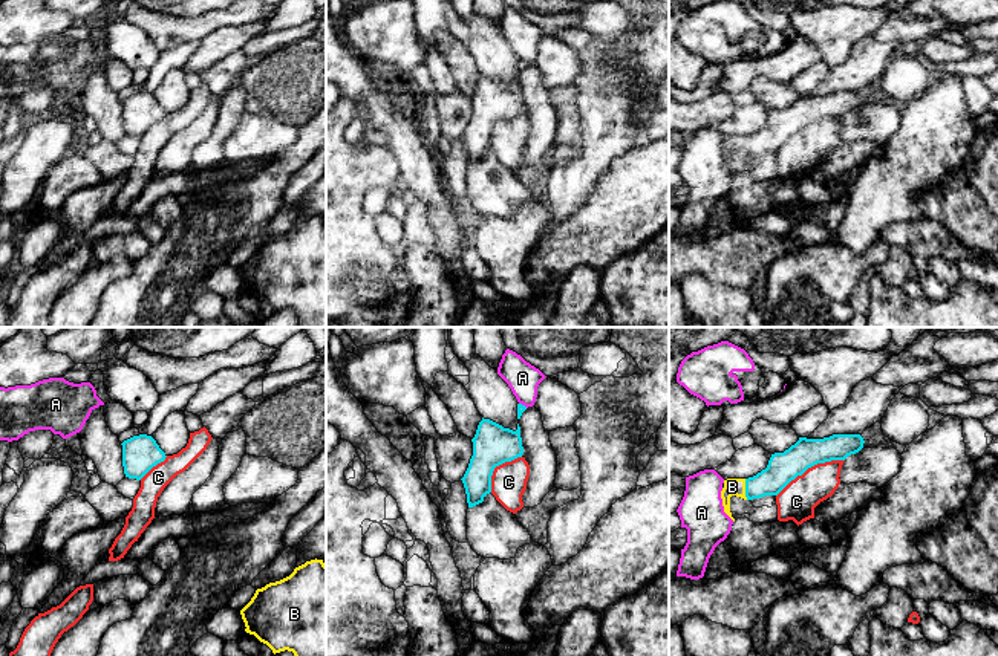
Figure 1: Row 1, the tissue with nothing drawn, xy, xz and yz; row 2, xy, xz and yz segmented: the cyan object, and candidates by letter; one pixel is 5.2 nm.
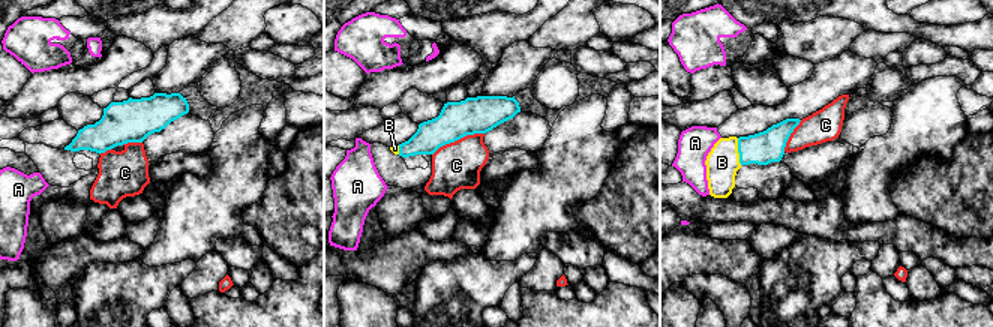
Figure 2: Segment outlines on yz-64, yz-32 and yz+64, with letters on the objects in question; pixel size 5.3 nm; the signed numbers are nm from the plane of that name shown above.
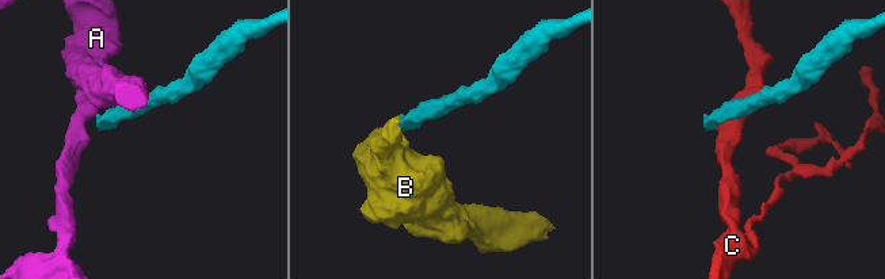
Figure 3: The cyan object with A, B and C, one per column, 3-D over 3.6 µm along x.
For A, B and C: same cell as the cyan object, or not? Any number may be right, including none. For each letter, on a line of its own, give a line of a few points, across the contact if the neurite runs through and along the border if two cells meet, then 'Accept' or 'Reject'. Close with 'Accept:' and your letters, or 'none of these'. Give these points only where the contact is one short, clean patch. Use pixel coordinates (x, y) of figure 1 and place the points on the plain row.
A: Line: xz (519, 60), (527, 64). Reject
B: Line: yz (784, 124), (769, 139), (746, 147), (732, 144). Accept
C: Reject
Accept: B

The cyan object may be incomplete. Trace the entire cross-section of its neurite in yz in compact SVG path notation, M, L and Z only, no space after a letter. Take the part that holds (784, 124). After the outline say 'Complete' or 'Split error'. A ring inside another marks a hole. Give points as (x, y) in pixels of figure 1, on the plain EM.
M833 92L824 96L807 96L791 102L784 110L771 112L765 127L748 136L727 136L721 148L724 170L735 179L730 170L730 154L744 158L778 153L791 138L808 125L831 118L845 118L863 106L860 92Z. Split error

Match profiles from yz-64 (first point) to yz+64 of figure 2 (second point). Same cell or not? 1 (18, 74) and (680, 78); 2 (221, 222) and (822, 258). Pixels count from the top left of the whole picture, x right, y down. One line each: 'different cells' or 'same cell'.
1: same cell
2: different cells

